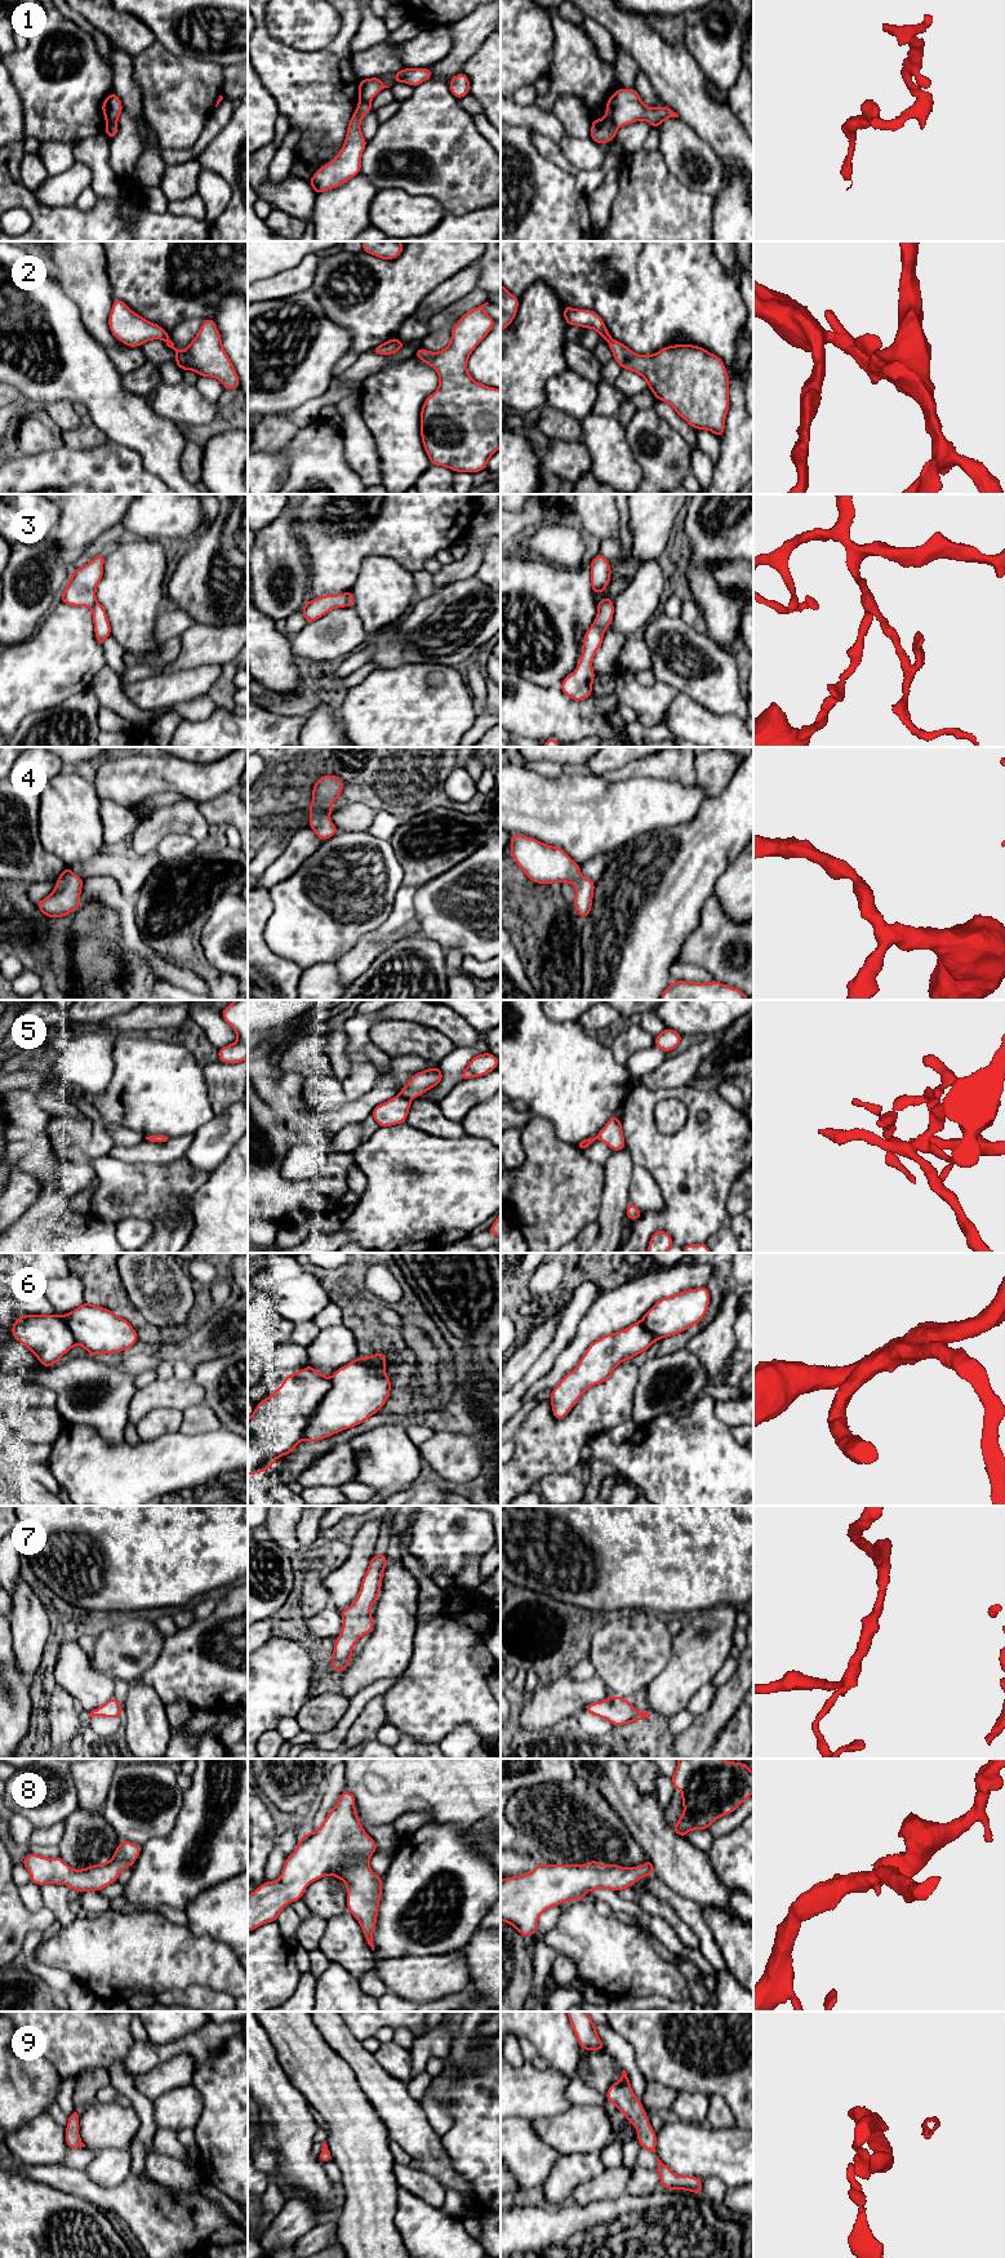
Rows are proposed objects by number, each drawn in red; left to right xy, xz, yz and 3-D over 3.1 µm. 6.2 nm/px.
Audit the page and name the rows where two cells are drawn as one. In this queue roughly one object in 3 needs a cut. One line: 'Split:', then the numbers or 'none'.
Split: 1, 2, 3, 5

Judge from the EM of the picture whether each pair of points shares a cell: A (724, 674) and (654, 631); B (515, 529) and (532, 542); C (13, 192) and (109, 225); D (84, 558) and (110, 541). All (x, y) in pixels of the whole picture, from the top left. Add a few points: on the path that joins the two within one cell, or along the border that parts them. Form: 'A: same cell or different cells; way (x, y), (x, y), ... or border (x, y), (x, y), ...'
A: same cell; way (706, 654), (684, 653), (672, 641), (672, 638)
B: different cells; border (539, 525), (525, 532), (514, 542)
C: same cell; way (36, 210), (50, 225), (85, 225)
D: same cell; way (90, 552), (103, 543)

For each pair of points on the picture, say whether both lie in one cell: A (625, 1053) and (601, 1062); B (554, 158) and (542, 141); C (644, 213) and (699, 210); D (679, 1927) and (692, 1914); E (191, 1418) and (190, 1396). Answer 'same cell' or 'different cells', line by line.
A: different cells
B: same cell
C: same cell
D: different cells
E: different cells

